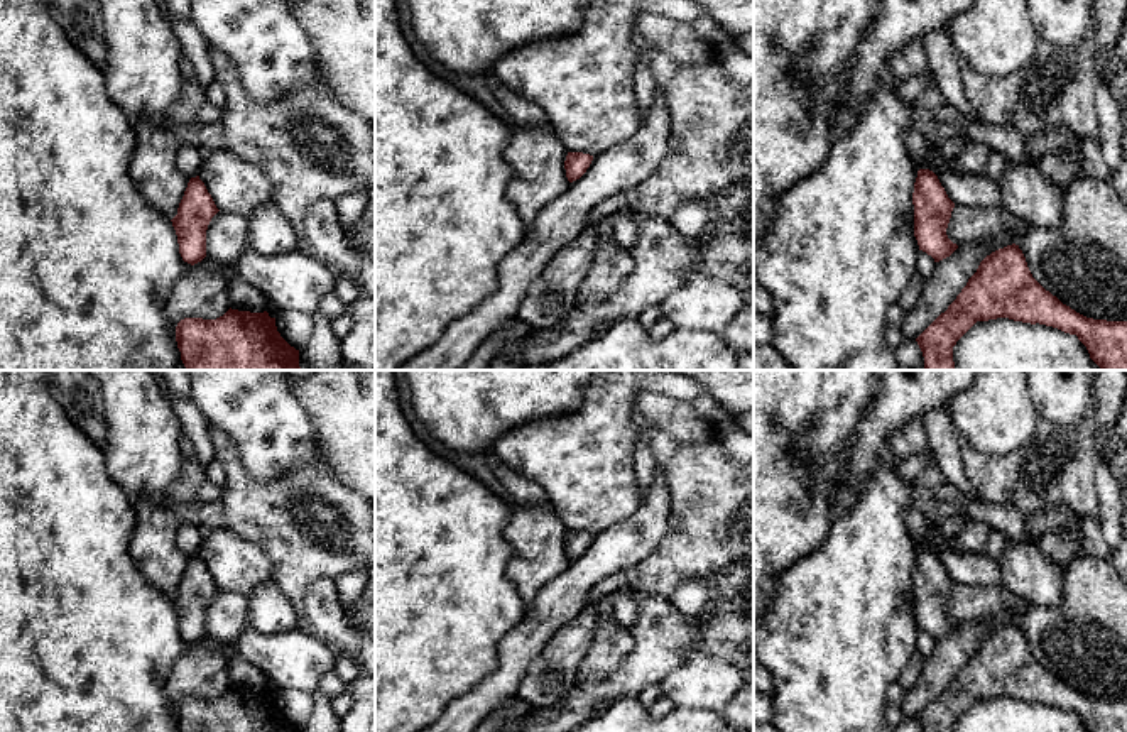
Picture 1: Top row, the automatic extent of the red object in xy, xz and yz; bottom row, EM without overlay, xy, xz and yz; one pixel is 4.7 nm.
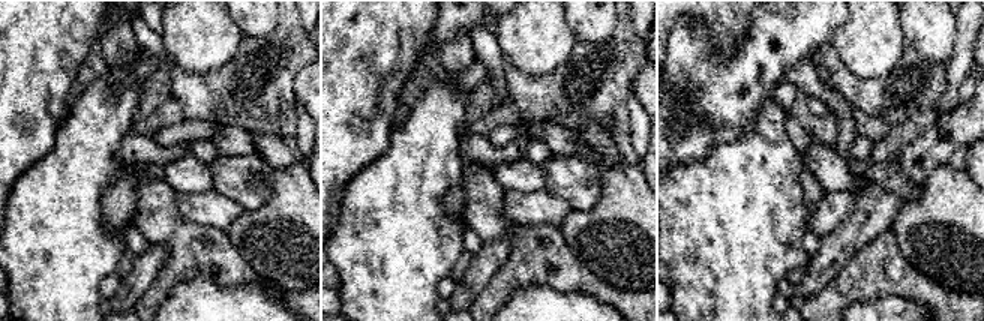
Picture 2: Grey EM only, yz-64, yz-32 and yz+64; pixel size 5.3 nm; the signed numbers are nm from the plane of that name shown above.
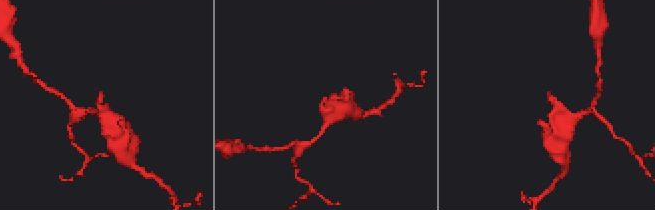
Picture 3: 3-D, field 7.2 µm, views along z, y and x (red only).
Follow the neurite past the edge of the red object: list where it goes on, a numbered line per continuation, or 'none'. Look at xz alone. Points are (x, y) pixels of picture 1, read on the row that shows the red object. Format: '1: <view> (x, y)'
none

